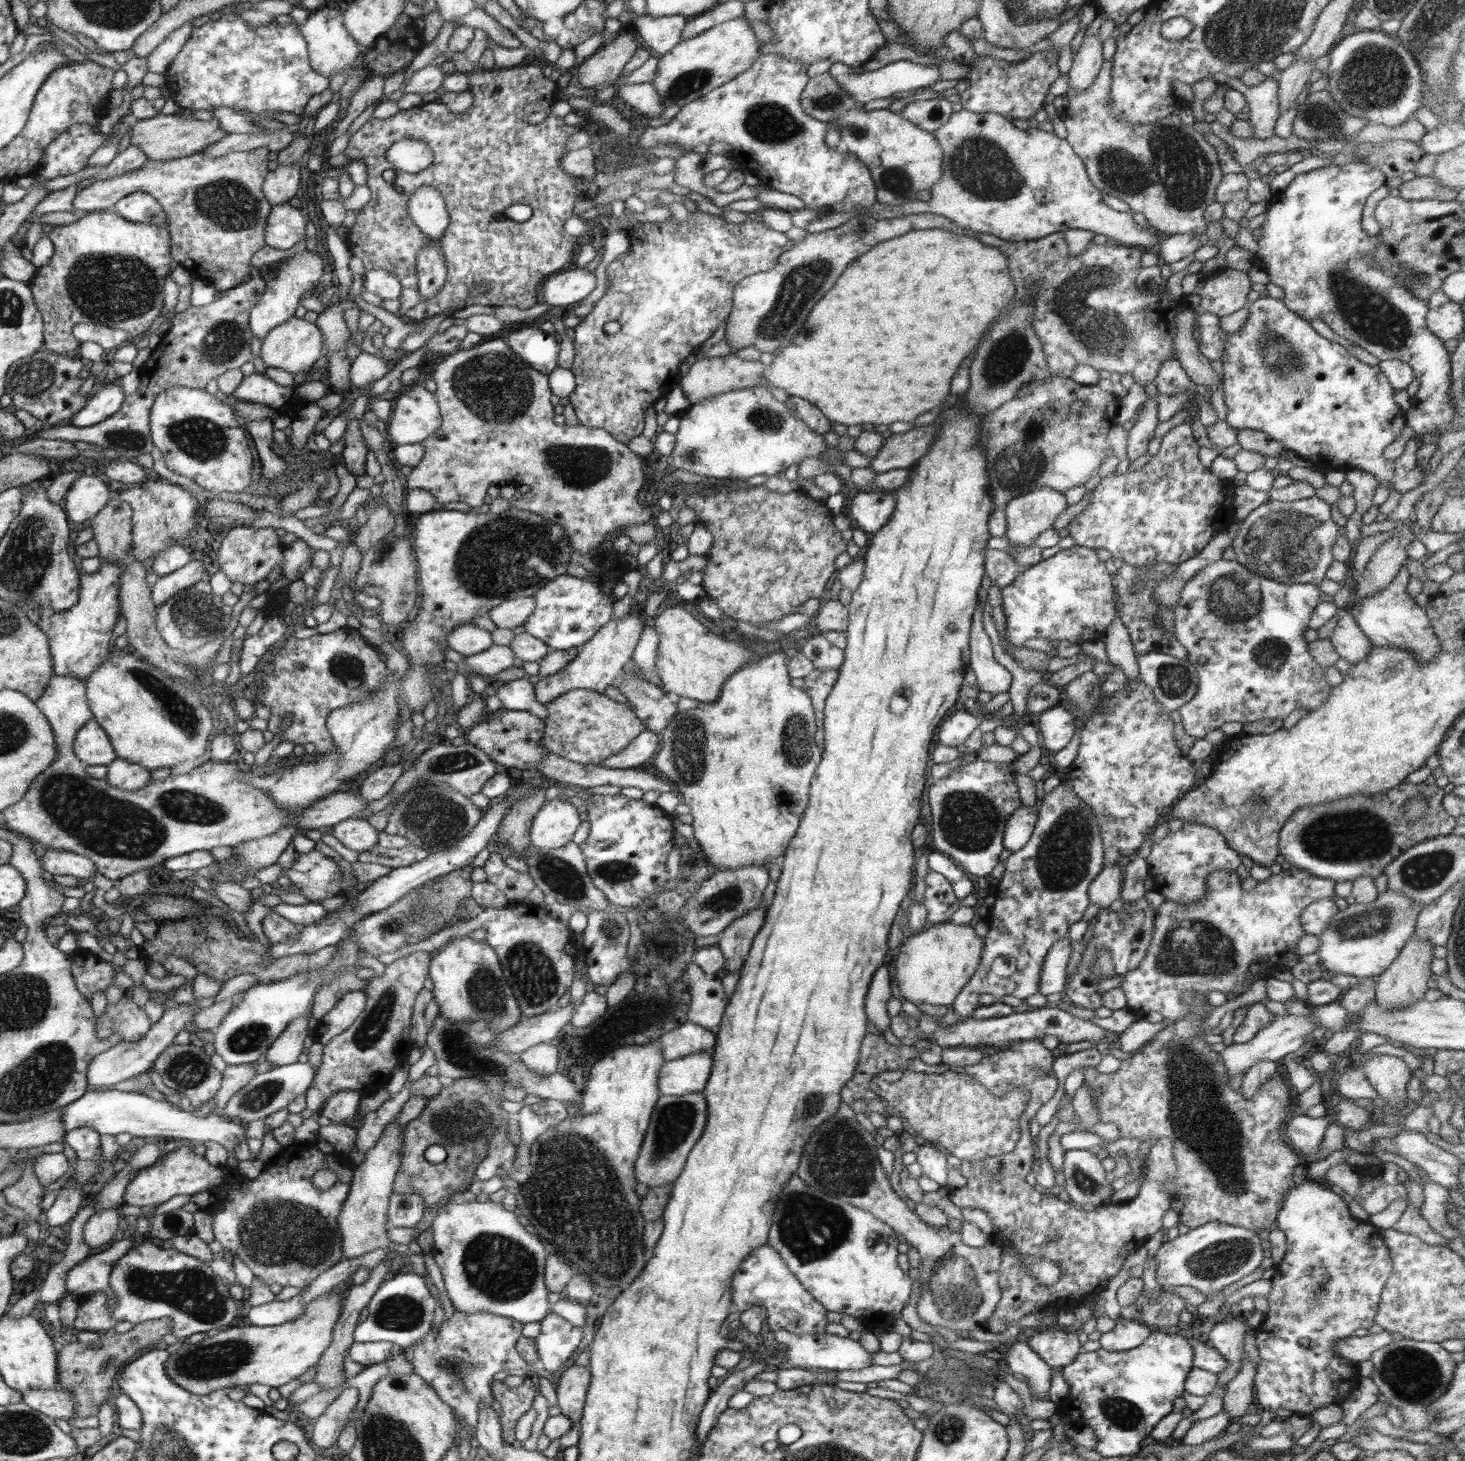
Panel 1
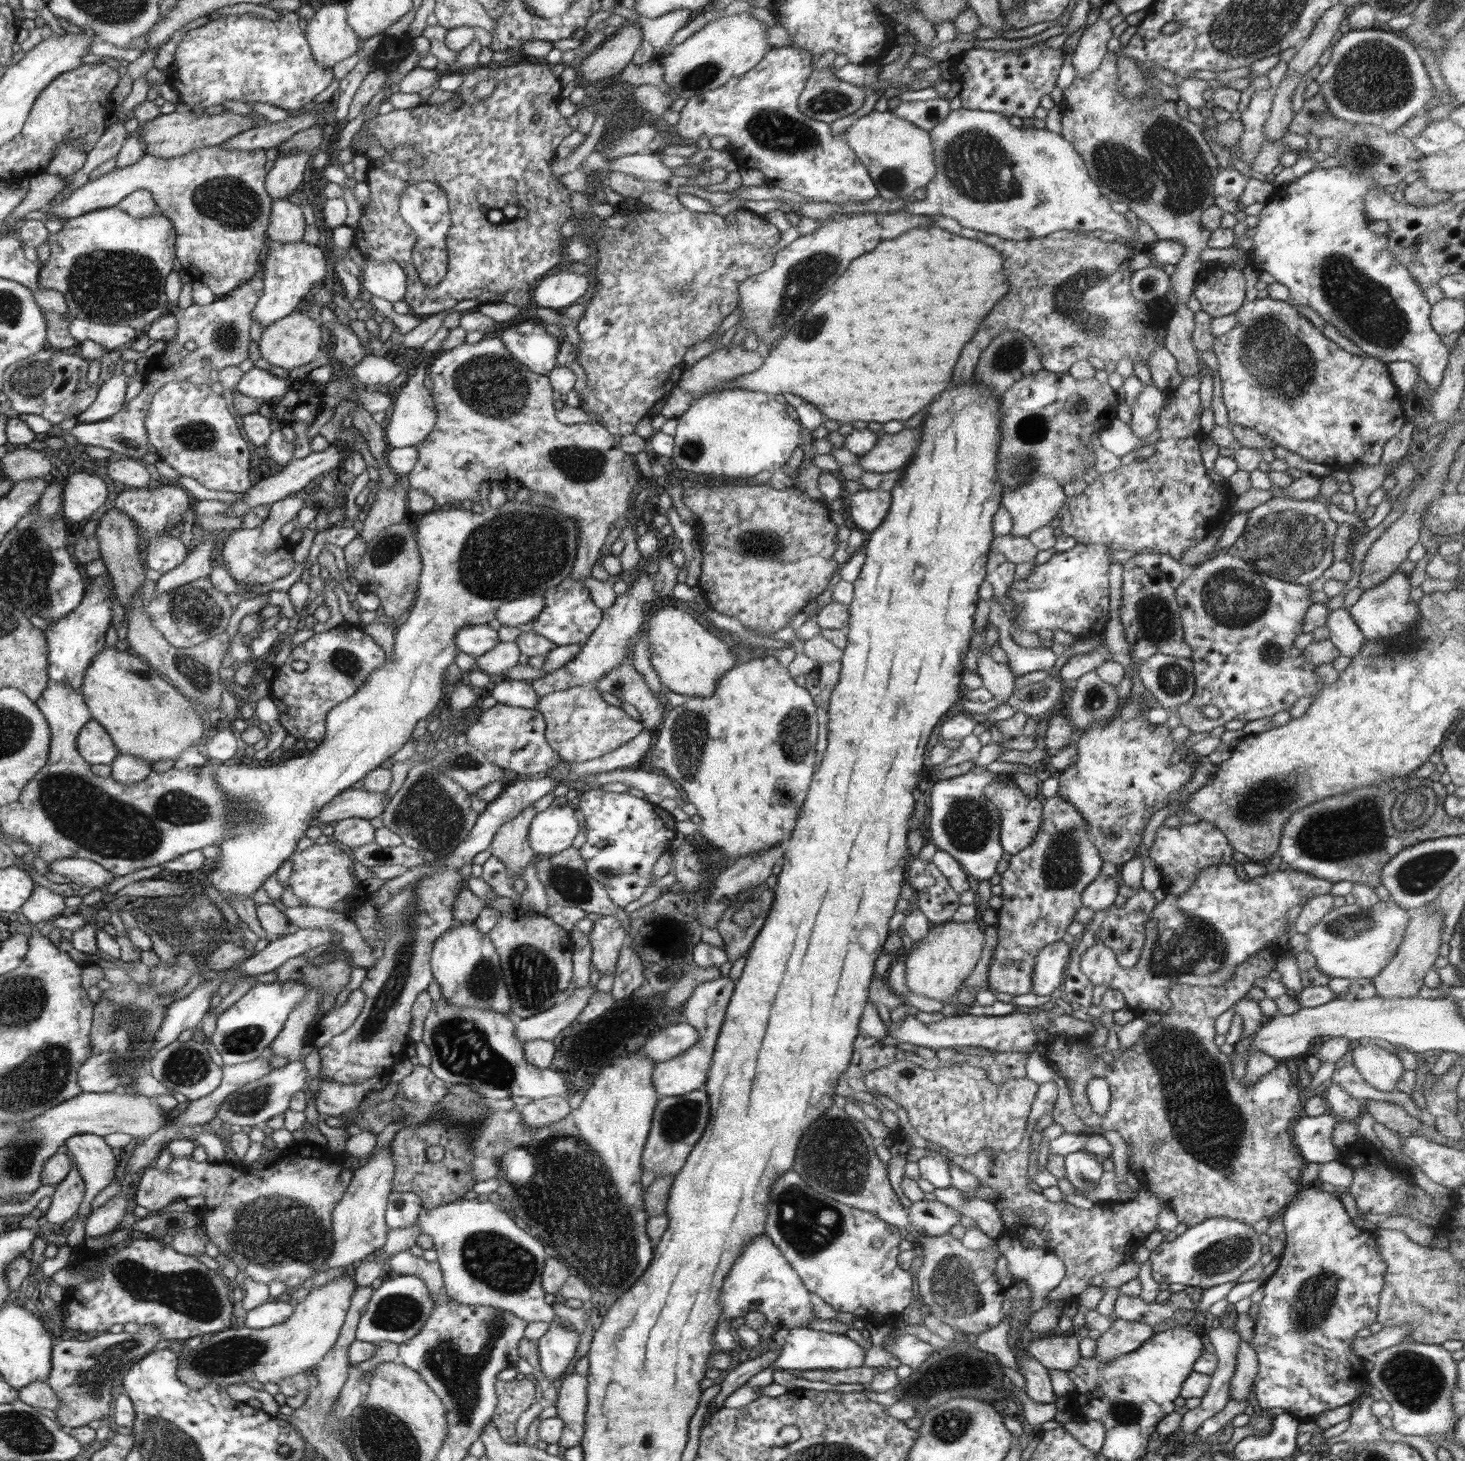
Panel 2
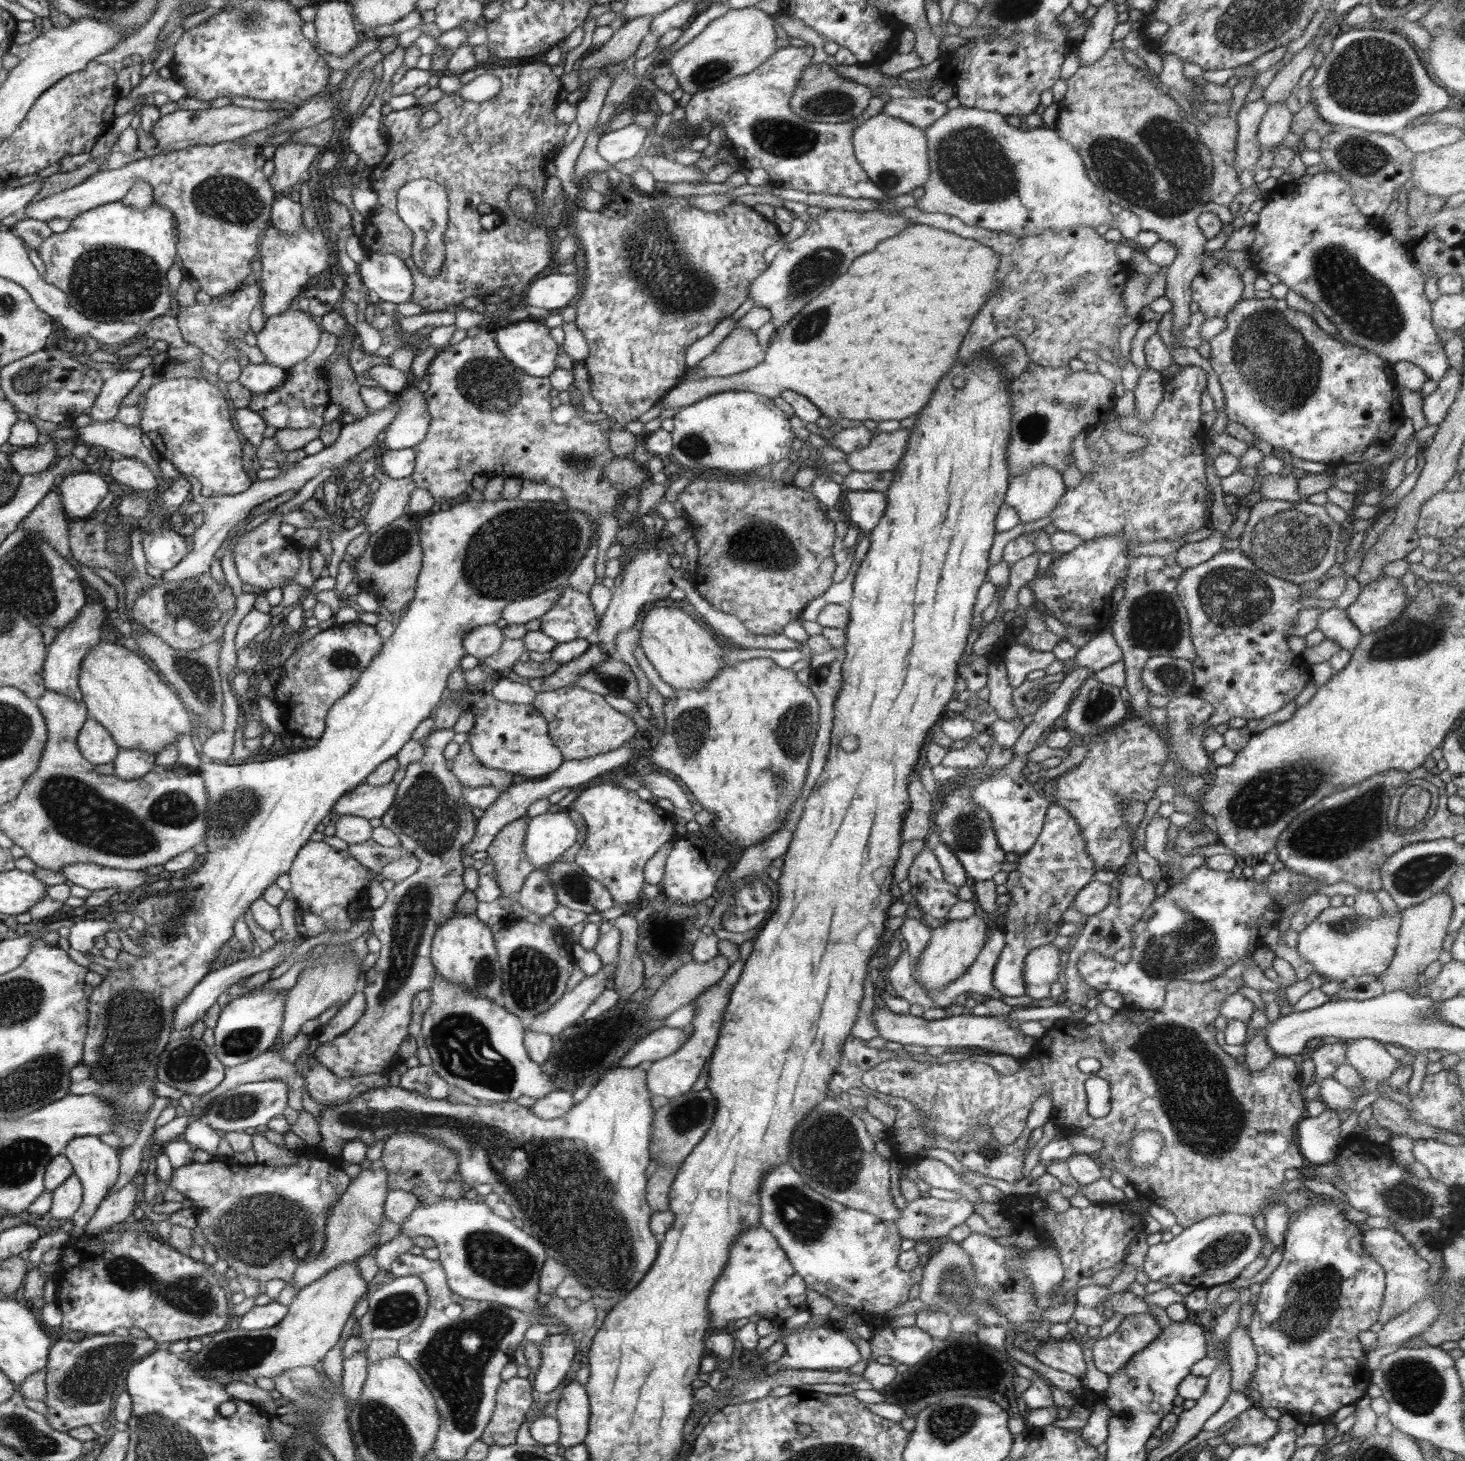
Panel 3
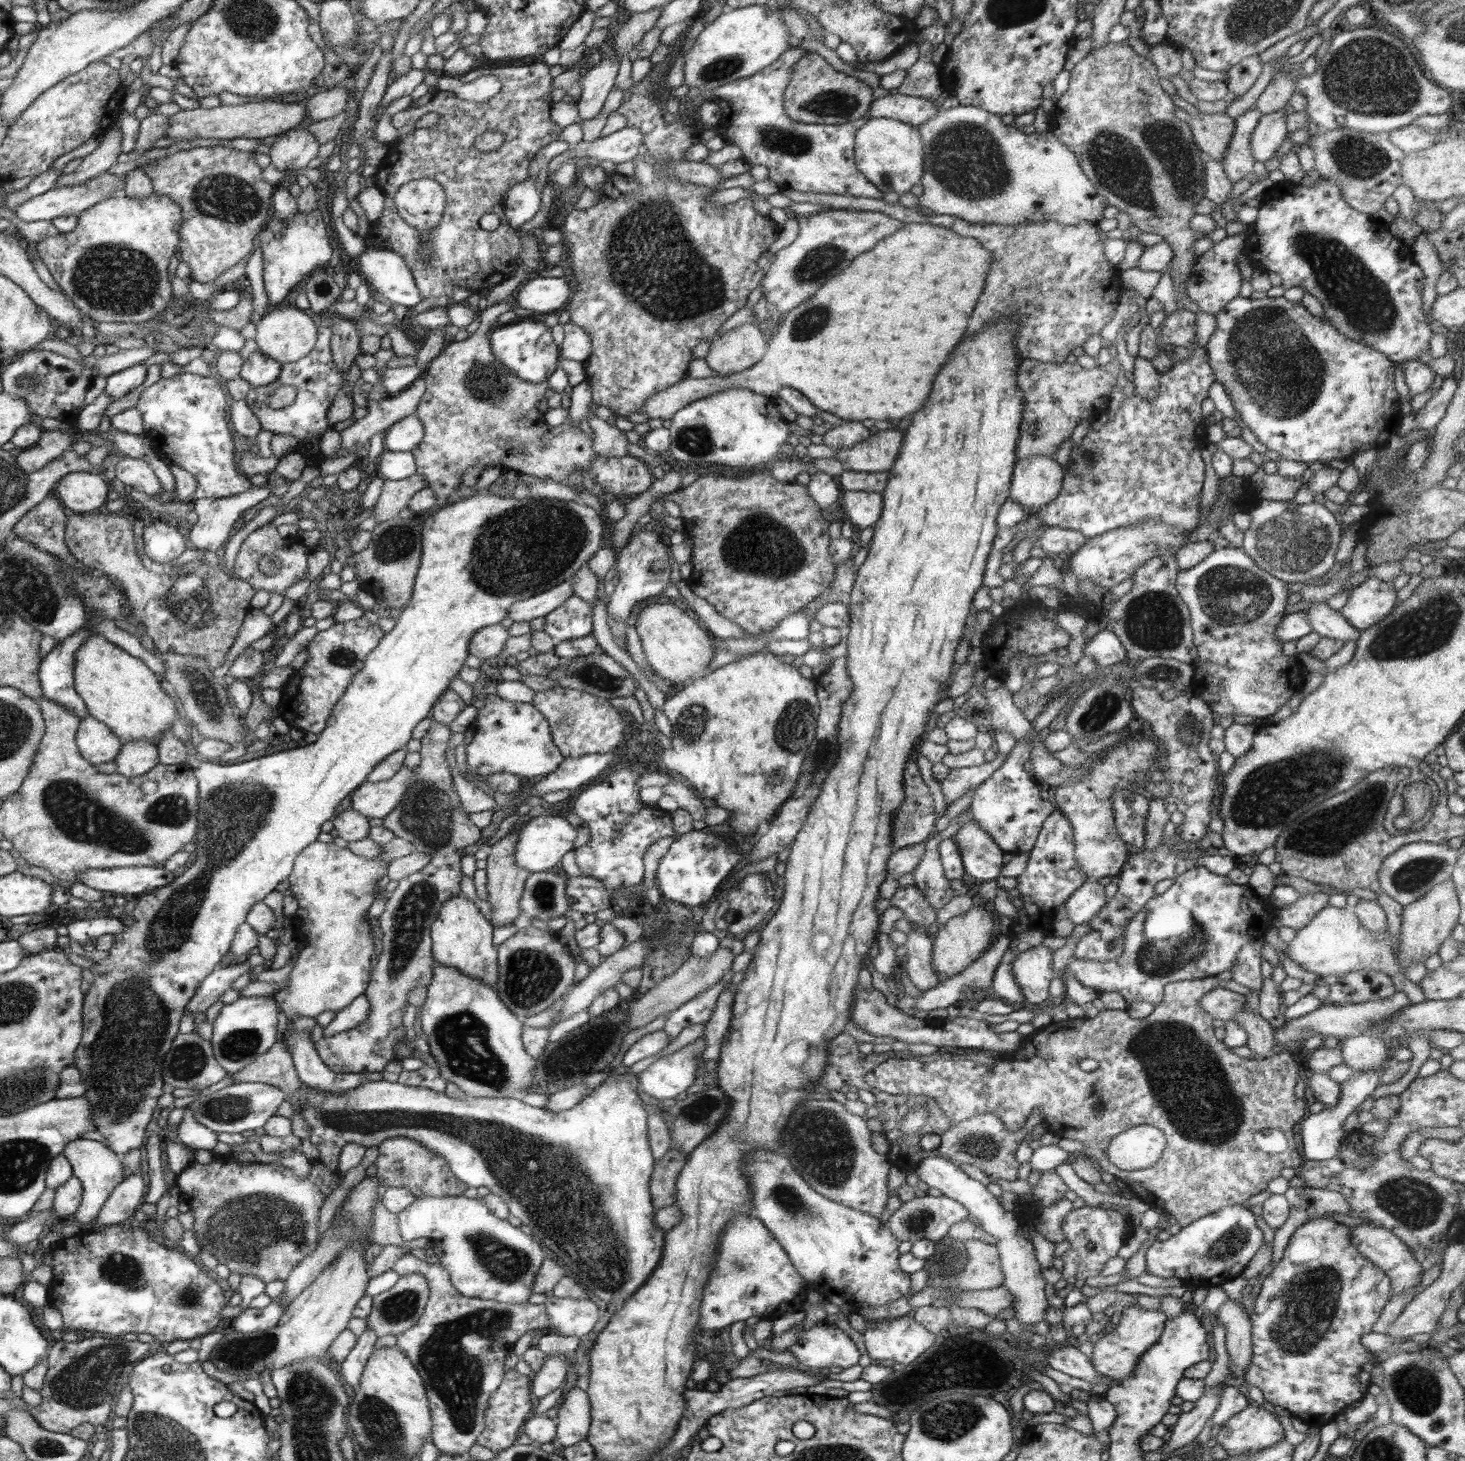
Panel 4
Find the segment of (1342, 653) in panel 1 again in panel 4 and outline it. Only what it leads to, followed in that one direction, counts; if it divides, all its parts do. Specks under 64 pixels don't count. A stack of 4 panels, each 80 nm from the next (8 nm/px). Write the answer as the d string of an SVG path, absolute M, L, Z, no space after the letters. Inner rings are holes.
M1324 600L1312 601L1312 603L1315 605L1303 609L1302 612L1306 613L1314 631L1323 637L1344 643L1348 640L1357 640L1361 630L1354 628L1340 610L1332 609Z

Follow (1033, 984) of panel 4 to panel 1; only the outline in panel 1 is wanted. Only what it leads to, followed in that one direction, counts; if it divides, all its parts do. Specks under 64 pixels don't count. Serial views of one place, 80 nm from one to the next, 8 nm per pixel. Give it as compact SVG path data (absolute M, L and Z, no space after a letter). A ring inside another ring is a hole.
M1060 939L1046 954L1042 965L1039 992L1044 996L1062 992L1068 982L1068 963L1071 957L1071 939Z

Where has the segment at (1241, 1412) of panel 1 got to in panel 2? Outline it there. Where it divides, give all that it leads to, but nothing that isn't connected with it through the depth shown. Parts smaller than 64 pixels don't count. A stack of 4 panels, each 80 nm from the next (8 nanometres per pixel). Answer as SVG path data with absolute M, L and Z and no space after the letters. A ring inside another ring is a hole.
M1240 1340L1236 1355L1236 1370L1230 1384L1230 1396L1234 1400L1247 1400L1258 1372L1258 1360L1253 1346Z

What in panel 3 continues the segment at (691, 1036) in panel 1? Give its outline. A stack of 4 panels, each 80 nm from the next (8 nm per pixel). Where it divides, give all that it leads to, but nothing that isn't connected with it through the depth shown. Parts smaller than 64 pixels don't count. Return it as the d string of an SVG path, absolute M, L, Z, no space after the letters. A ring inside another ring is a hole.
M666 1026L653 1030L642 1037L620 1059L623 1067L637 1067L646 1060L660 1060L674 1054L691 1037L690 1026L684 1028L668 1028Z

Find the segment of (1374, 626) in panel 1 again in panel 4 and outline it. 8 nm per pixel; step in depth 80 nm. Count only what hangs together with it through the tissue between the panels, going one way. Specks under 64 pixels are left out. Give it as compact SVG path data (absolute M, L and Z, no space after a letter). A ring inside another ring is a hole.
M1371 575L1362 584L1354 586L1340 611L1354 628L1366 630L1384 620L1396 608L1396 592L1392 582Z

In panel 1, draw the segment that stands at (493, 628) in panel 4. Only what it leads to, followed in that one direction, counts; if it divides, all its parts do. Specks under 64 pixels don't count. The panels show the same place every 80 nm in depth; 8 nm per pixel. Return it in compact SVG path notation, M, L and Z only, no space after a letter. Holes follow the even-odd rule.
M472 622L456 625L448 634L449 647L465 657L480 654L493 645L490 631L486 631Z

